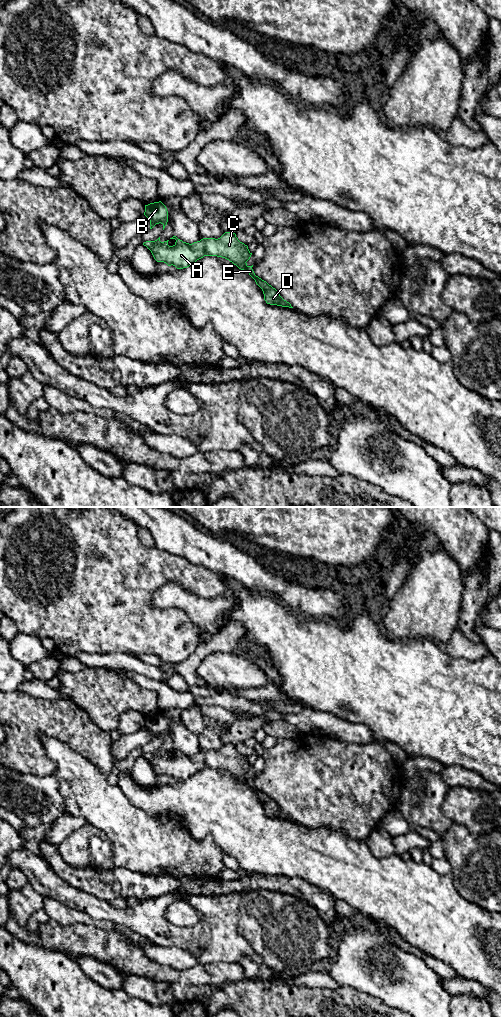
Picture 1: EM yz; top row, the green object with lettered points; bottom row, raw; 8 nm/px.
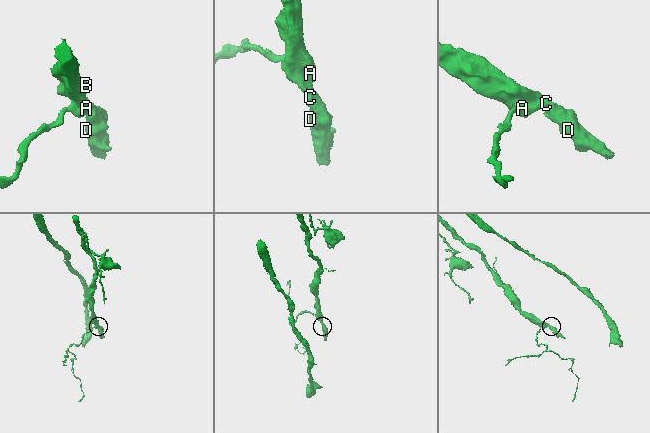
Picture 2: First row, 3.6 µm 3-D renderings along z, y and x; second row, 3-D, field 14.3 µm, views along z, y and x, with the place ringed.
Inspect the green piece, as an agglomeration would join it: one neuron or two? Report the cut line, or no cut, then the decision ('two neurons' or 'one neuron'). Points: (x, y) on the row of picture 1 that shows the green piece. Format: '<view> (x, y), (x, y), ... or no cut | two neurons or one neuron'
no cut | one neuron

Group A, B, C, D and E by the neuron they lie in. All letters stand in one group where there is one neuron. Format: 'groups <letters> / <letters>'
groups A B C D E

